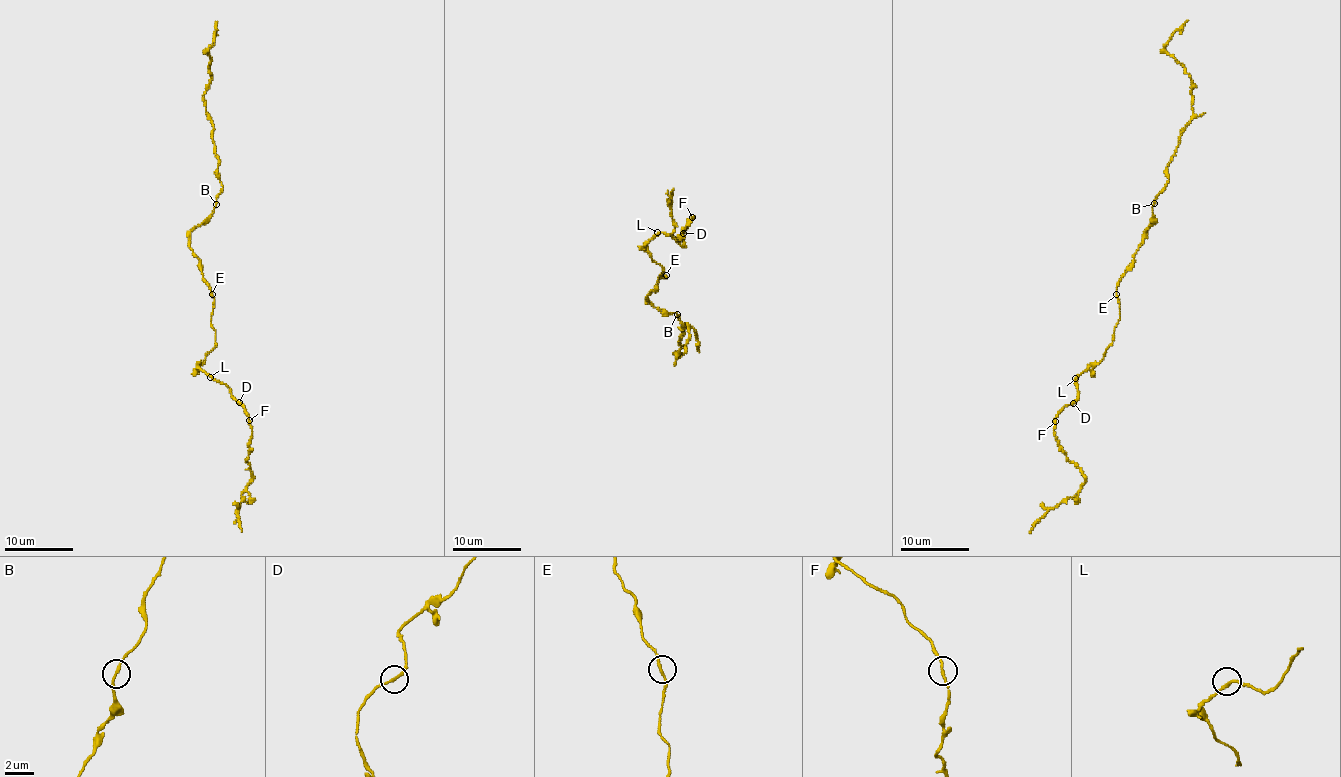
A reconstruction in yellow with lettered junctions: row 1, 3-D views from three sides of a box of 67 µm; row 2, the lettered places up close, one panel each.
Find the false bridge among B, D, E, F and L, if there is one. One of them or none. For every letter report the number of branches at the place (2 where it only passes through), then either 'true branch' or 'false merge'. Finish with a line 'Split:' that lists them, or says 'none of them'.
B: 2 | true branch
D: 2 | true branch
E: 2 | true branch
F: 2 | true branch
L: 2 | true branch
Split: none of them

